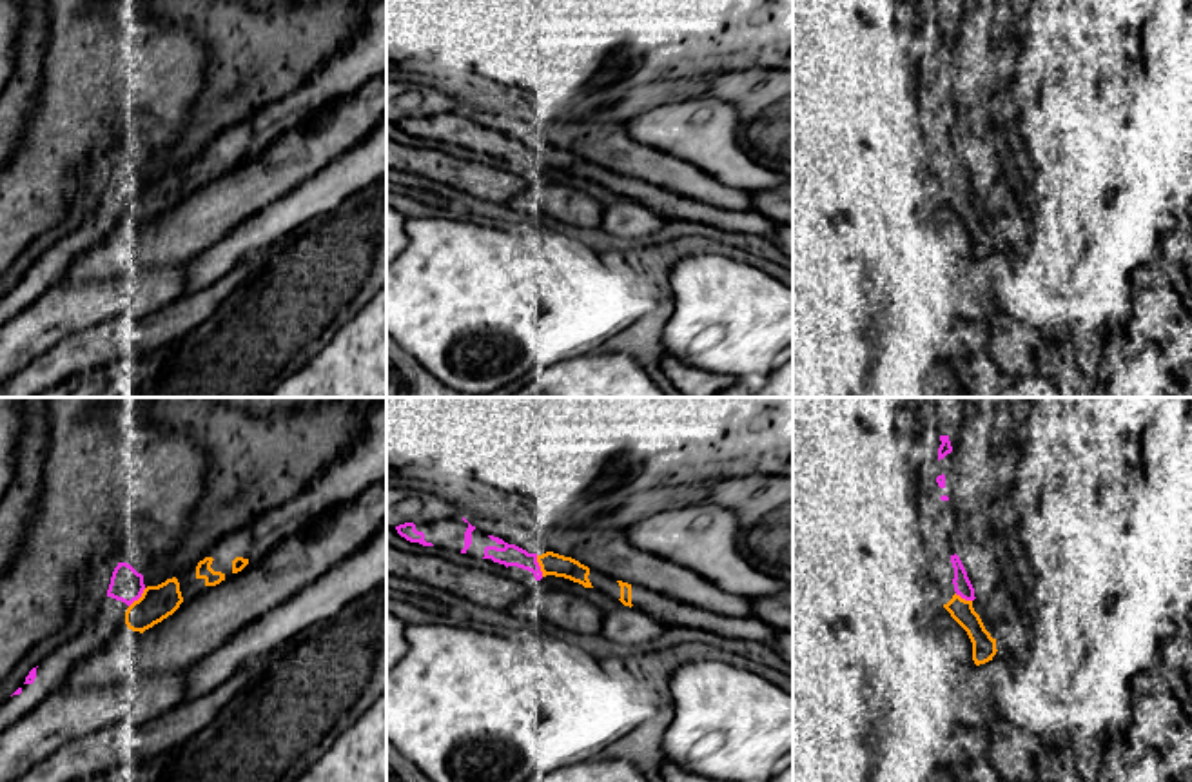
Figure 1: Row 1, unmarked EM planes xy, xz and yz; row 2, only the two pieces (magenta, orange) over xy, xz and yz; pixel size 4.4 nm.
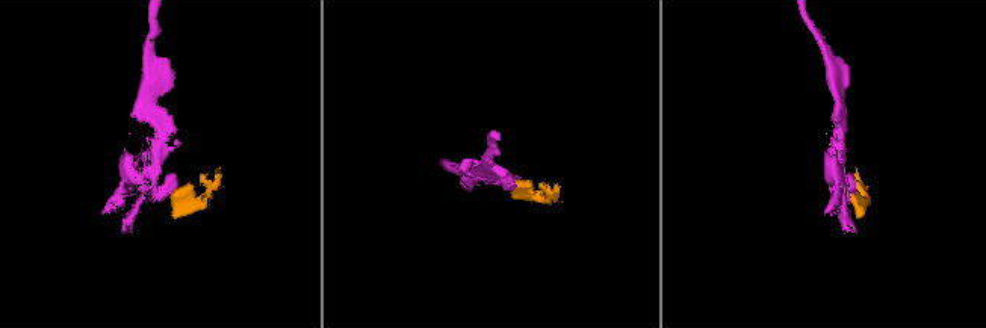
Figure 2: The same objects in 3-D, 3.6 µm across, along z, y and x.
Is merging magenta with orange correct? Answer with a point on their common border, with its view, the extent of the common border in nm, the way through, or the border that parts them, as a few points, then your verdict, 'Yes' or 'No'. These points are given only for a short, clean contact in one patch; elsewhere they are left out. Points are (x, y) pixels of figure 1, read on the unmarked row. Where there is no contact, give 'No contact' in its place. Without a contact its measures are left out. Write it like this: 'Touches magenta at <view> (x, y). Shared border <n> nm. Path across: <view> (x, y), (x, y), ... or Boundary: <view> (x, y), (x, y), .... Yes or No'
Touches magenta at xz (539, 160). Shared border 100 nm. Yes

